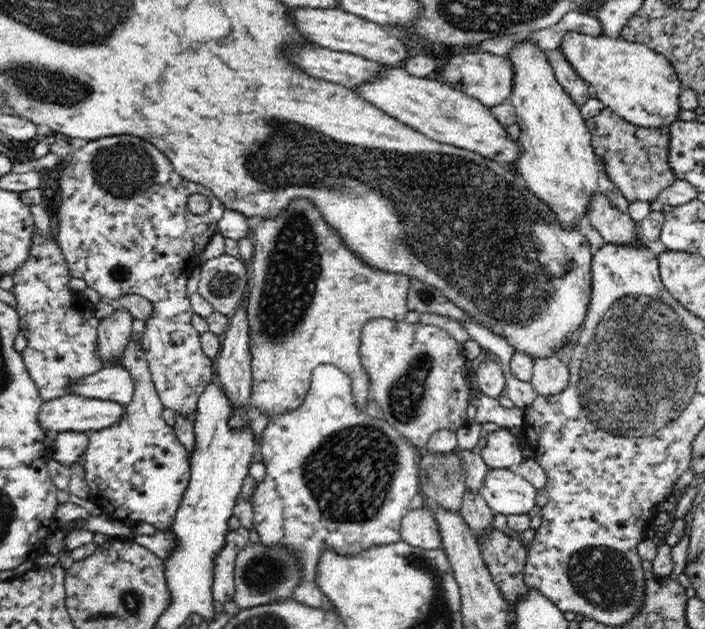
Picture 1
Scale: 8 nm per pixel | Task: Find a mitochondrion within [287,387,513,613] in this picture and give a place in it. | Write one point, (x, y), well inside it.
(349, 474)

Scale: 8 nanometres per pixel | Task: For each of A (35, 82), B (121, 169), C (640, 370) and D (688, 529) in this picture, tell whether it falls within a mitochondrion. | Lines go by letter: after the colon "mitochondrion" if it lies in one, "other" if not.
A: mitochondrion
B: mitochondrion
C: mitochondrion
D: other

